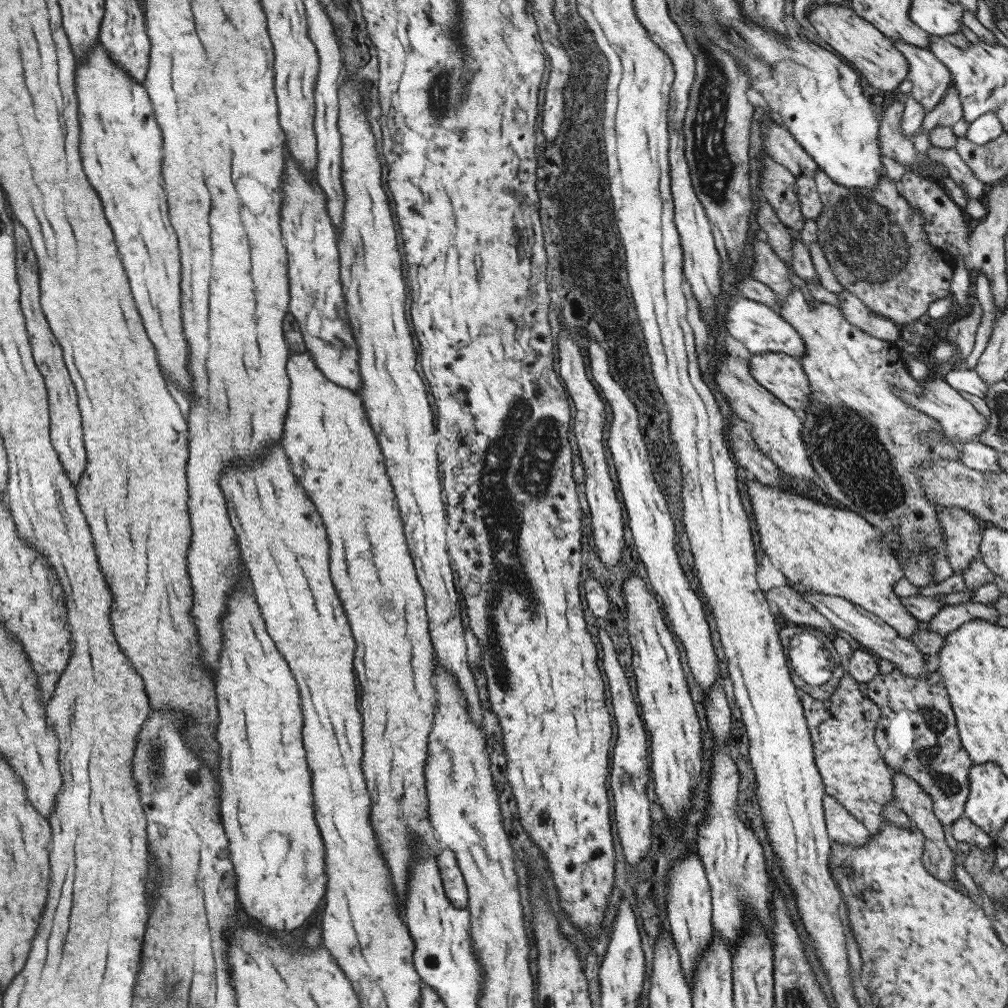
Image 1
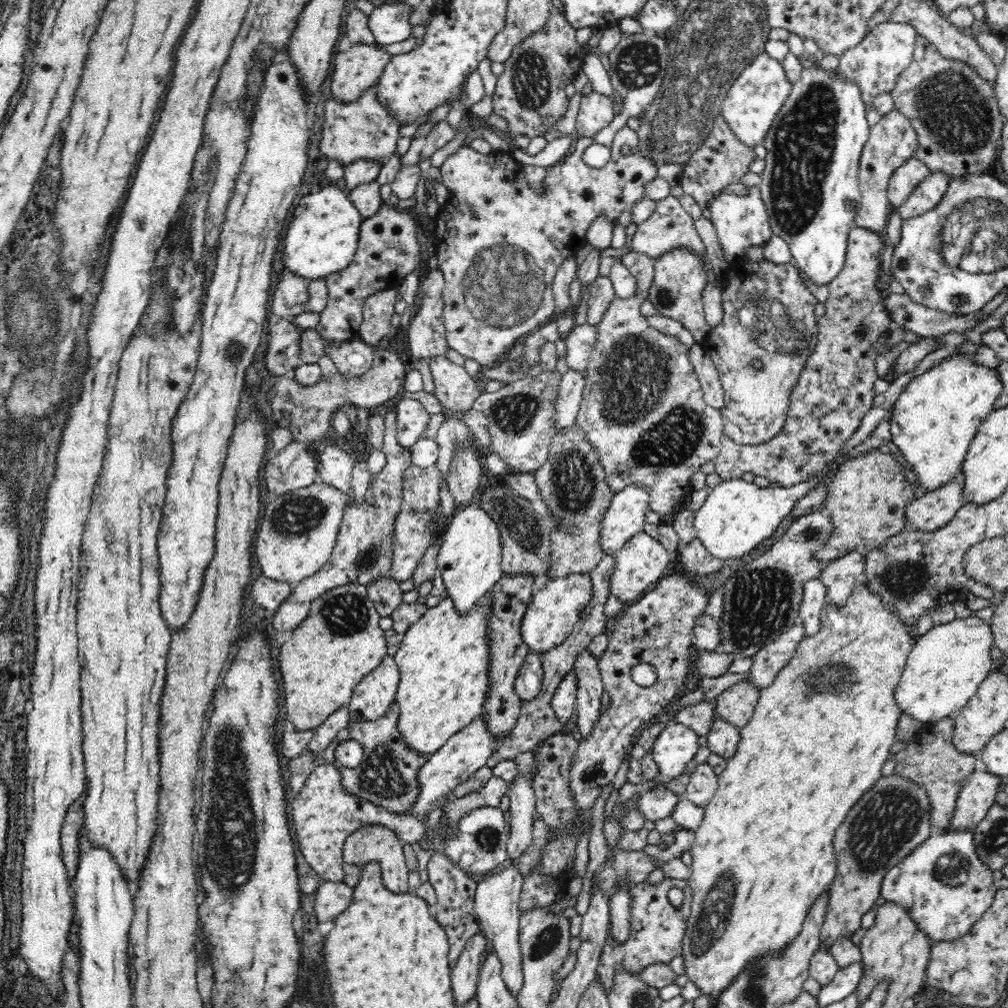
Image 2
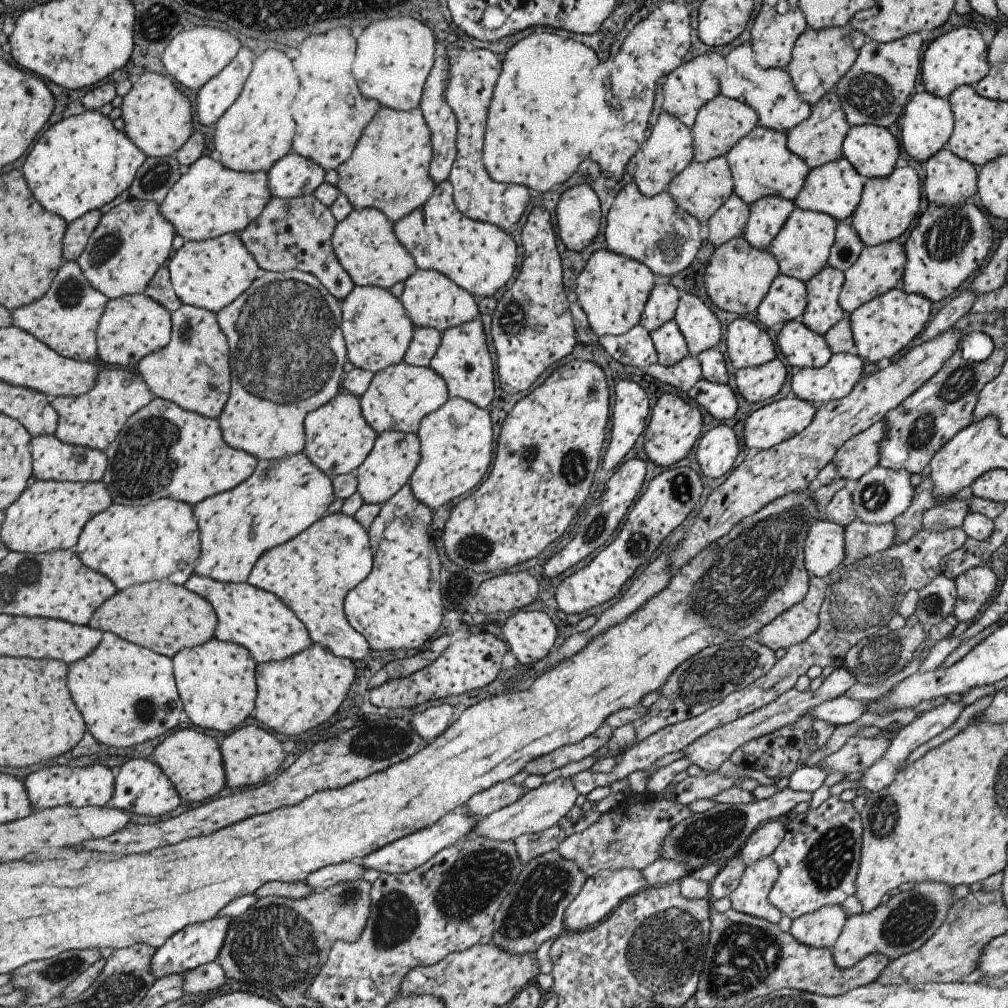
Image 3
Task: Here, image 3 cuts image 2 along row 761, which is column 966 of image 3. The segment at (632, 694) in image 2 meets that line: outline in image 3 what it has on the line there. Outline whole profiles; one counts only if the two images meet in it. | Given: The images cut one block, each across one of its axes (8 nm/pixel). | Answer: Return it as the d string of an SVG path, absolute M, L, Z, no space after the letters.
M983 565L969 569L956 581L957 600L953 609L953 616L958 623L972 622L980 612L982 606L990 600L990 594L998 586L996 574Z

